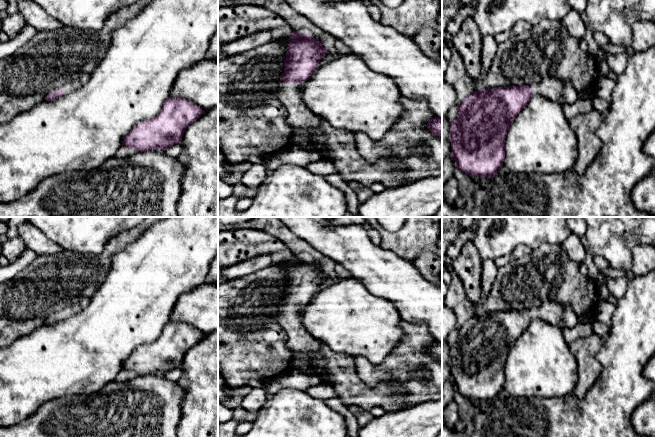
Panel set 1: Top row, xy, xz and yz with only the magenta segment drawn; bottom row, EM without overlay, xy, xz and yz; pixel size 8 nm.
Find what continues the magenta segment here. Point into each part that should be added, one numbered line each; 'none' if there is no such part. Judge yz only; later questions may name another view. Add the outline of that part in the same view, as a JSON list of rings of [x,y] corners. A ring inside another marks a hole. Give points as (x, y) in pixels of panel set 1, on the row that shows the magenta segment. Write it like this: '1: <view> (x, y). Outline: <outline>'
1: yz (553, 89). Outline: [[[545,77],[533,87],[533,91],[551,101],[562,104],[573,104],[578,99],[592,102],[597,96],[595,89],[585,92],[578,92],[571,84],[555,79]]]

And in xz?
1: xz (299, 117). Outline: [[[291,83],[277,90],[277,98],[287,111],[287,124],[293,129],[289,145],[297,145],[305,150],[321,153],[330,160],[326,139],[317,136],[316,130],[322,118],[315,115],[303,102],[298,85]]]

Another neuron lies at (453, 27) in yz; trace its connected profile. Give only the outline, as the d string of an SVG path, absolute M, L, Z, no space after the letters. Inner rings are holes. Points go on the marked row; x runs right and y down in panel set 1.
M467 7L459 9L457 14L450 20L449 24L447 25L447 33L450 34L452 37L457 34L463 21L469 14L470 11L467 9Z

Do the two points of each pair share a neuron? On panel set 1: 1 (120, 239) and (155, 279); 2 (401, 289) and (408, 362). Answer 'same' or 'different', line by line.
1: different
2: different

